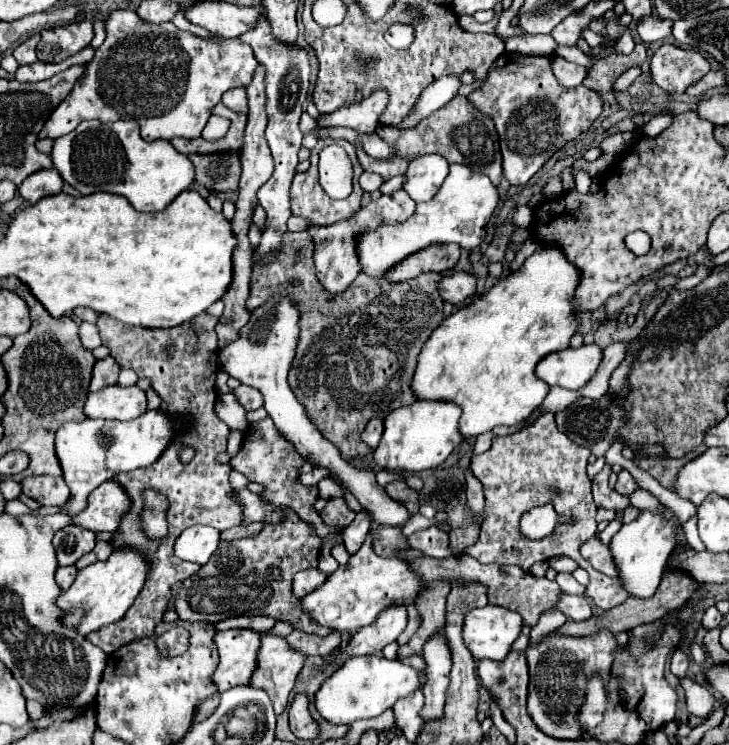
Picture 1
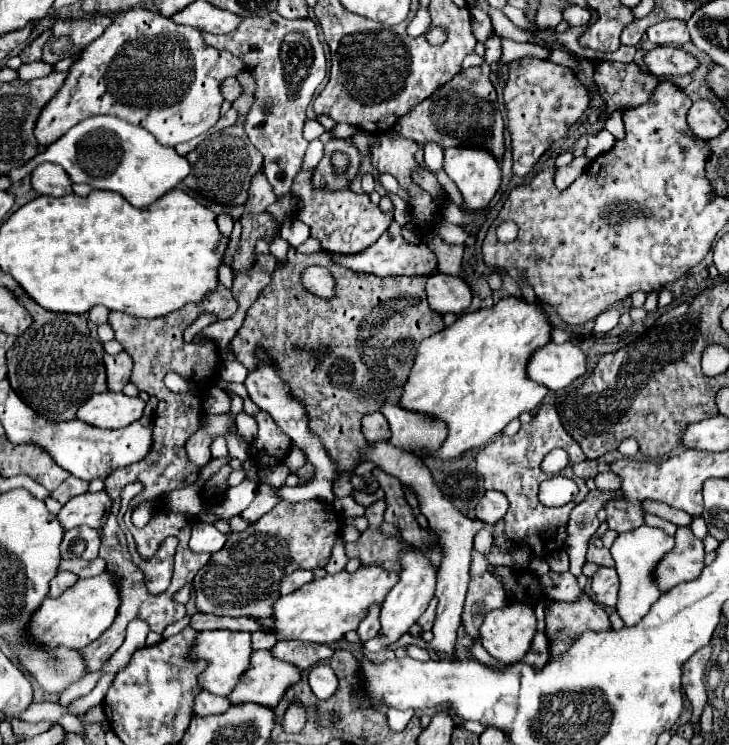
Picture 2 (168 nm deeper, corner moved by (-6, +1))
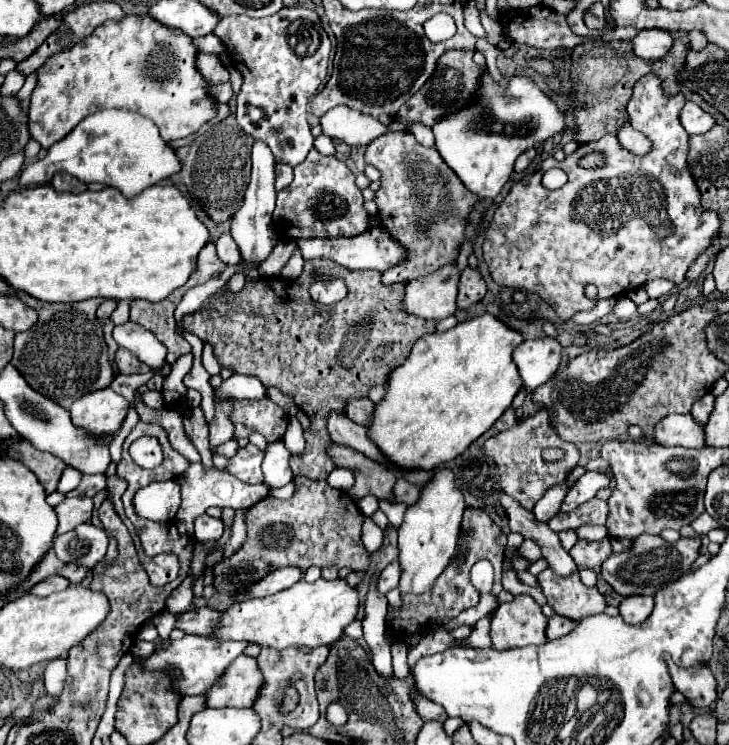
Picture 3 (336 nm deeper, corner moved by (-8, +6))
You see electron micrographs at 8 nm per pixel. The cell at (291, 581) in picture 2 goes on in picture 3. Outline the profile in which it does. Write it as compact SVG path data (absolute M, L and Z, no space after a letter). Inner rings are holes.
M286 566L286 568L278 568L274 572L270 572L268 576L264 576L262 580L258 580L256 584L252 584L252 588L246 588L246 592L236 592L232 598L236 602L248 600L248 598L258 598L258 596L268 596L268 594L276 594L284 588L290 588L292 584L296 584L302 578L302 570L294 568L294 566Z

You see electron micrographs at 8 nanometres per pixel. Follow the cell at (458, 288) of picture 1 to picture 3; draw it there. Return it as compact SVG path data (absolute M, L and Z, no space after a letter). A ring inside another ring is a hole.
M456 264L442 266L434 276L416 278L406 282L402 310L410 316L426 320L442 320L456 312L460 272Z

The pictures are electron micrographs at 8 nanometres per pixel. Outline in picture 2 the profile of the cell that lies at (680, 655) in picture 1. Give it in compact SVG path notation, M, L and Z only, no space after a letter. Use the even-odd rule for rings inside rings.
M704 647L700 649L696 655L692 655L686 663L684 663L684 677L682 677L682 689L686 693L686 697L690 699L694 713L690 717L690 725L696 727L700 713L704 709L704 703L708 699L706 693L706 683L704 683L704 671L706 671L706 663L712 659L712 647Z

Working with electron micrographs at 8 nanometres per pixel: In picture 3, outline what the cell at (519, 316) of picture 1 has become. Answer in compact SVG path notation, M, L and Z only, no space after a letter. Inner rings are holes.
M482 314L480 318L460 322L446 332L426 334L416 340L406 364L390 372L386 396L374 404L374 416L370 416L368 424L368 436L386 456L386 462L404 472L434 470L462 454L476 438L480 438L502 416L522 388L522 378L512 362L512 350L520 342L522 336L492 314Z

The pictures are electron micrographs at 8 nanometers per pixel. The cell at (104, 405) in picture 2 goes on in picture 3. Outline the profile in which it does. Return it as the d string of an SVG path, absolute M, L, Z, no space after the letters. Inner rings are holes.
M104 388L78 398L70 412L74 426L82 428L90 436L114 434L120 430L126 418L128 402L112 388Z

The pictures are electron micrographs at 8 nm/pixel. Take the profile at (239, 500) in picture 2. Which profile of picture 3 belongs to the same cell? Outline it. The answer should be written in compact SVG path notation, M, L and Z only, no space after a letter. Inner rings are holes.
M176 480L152 482L150 486L138 490L134 496L134 506L138 516L154 522L174 520L180 504L182 504L180 484Z

